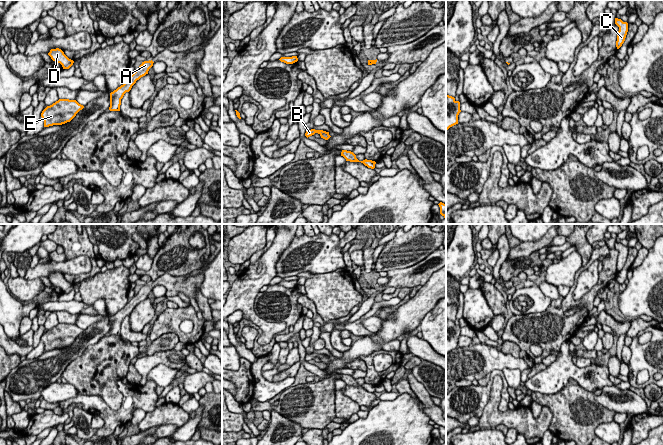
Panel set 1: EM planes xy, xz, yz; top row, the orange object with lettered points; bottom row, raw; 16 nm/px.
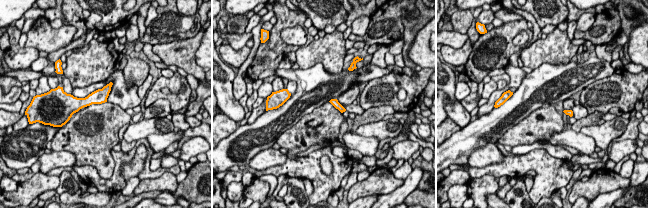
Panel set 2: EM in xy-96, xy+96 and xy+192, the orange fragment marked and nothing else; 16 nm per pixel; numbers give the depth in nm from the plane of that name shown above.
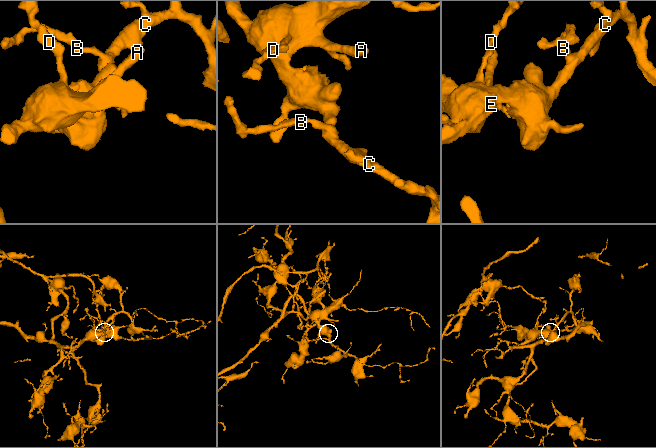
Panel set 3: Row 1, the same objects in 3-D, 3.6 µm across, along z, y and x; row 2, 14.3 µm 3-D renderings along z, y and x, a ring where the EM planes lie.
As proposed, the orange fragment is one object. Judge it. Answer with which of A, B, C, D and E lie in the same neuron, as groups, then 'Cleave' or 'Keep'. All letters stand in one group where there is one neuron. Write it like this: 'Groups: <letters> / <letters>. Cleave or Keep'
Groups: A B C D E. Keep

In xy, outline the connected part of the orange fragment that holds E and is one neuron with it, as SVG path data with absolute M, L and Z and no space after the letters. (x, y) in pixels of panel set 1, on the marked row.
M59 99L42 111L41 117L44 120L44 127L70 122L83 108L84 106L76 100Z

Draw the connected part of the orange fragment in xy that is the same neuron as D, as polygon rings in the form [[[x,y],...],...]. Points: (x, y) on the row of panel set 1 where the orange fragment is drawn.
[[[59,48],[51,49],[50,52],[48,53],[48,55],[51,57],[51,59],[53,61],[60,63],[62,65],[63,69],[69,69],[74,63],[74,61],[69,59],[64,54],[64,52]]]

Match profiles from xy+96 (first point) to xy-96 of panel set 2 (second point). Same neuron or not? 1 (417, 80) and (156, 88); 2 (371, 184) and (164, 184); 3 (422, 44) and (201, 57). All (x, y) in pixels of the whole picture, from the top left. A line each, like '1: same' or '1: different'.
1: same
2: same
3: same

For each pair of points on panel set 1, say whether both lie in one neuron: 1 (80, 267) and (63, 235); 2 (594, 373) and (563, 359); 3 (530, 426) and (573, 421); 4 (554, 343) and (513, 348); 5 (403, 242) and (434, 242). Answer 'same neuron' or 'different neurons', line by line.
1: different neurons
2: same neuron
3: different neurons
4: different neurons
5: same neuron

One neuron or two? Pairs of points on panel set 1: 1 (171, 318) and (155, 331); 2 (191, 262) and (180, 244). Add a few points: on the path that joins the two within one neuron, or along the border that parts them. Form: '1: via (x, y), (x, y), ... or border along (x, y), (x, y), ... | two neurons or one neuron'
1: via (167, 322), (159, 327) | one neuron
2: via (187, 258), (180, 251), (180, 248) | one neuron

